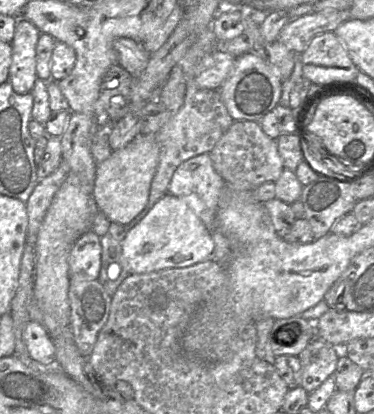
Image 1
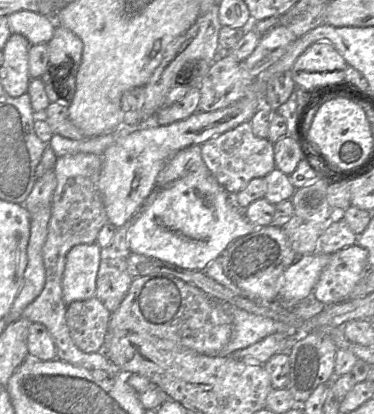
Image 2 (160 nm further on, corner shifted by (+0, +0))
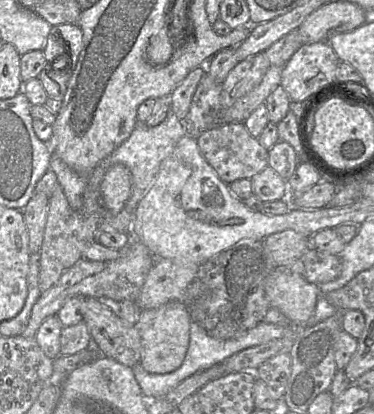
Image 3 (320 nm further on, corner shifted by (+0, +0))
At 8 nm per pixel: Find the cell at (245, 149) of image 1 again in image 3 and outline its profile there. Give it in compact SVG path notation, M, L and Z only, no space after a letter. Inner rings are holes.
M244 123L218 125L200 133L196 139L204 159L227 184L240 179L250 179L268 167L268 150L248 132Z

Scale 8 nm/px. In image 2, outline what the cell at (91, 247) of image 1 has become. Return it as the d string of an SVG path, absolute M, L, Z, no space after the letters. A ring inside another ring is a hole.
M97 242L76 245L68 252L62 279L67 306L96 296L100 260L101 248Z

